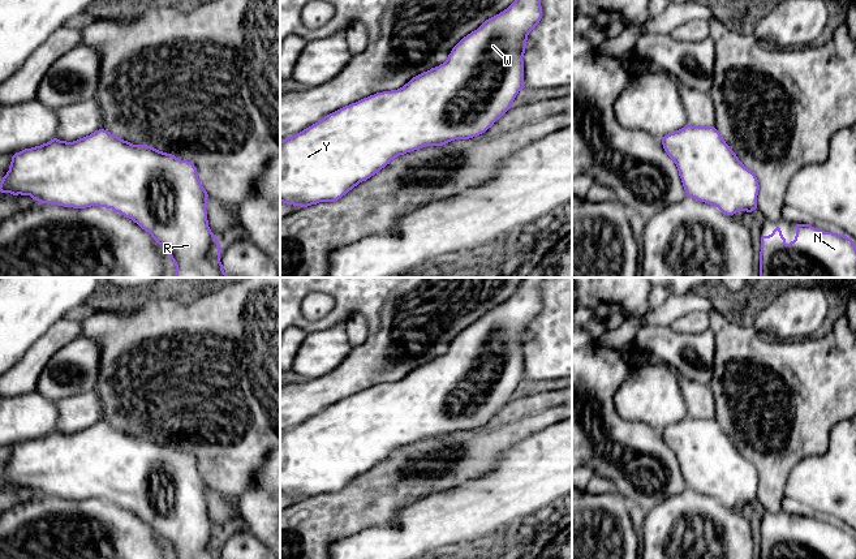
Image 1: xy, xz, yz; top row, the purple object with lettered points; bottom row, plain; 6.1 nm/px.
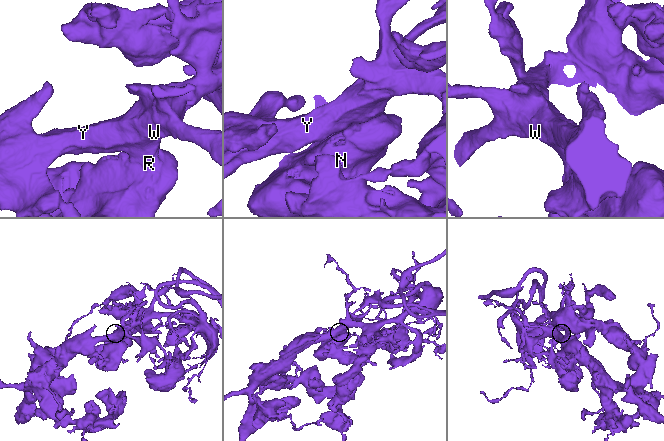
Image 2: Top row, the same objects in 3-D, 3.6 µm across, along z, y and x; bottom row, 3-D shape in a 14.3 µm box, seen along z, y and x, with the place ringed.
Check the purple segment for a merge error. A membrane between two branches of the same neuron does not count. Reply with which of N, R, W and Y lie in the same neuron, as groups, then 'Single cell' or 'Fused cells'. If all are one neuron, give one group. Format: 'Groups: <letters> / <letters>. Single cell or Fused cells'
Groups: N R W Y. Single cell

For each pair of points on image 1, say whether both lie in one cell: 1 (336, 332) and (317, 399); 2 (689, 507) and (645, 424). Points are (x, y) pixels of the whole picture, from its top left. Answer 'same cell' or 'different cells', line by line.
1: different cells
2: different cells

